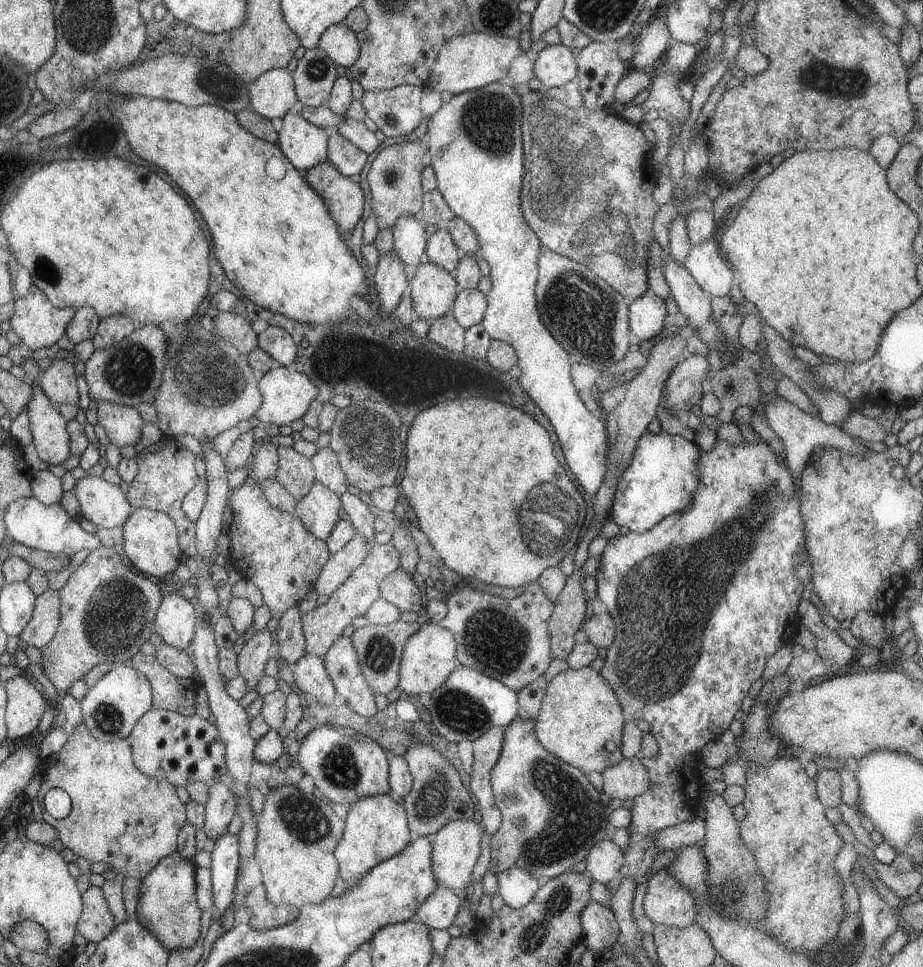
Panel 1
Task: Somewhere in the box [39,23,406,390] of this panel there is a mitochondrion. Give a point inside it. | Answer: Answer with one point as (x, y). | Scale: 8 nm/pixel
(216, 83)

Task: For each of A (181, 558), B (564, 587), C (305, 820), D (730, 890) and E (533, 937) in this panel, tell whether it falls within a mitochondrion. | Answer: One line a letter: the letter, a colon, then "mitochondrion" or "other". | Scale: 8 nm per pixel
A: other
B: other
C: mitochondrion
D: mitochondrion
E: mitochondrion

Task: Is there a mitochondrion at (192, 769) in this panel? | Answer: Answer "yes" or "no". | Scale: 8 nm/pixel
no

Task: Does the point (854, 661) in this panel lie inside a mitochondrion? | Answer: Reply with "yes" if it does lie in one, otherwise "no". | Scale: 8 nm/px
no

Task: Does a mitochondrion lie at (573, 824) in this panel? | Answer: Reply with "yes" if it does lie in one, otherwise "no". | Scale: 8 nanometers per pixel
yes

